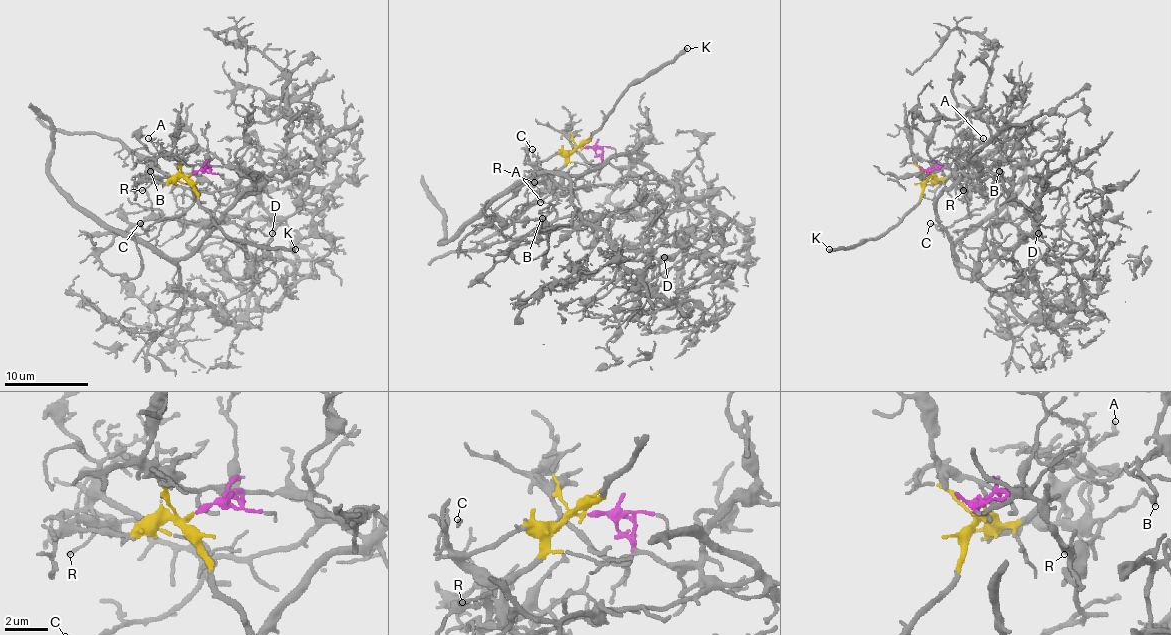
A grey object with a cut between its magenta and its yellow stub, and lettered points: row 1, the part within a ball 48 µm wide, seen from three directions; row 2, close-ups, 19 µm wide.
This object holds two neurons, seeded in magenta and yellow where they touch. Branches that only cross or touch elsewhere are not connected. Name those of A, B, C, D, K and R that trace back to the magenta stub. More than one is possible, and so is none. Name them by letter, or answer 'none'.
B, C, D

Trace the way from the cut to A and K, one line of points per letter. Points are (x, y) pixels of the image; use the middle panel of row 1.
A: (582, 147), (569, 155), (546, 180), (546, 189), (555, 191), (555, 195), (546, 203), (540, 201)
K: (582, 147), (622, 94), (673, 62), (687, 48)

